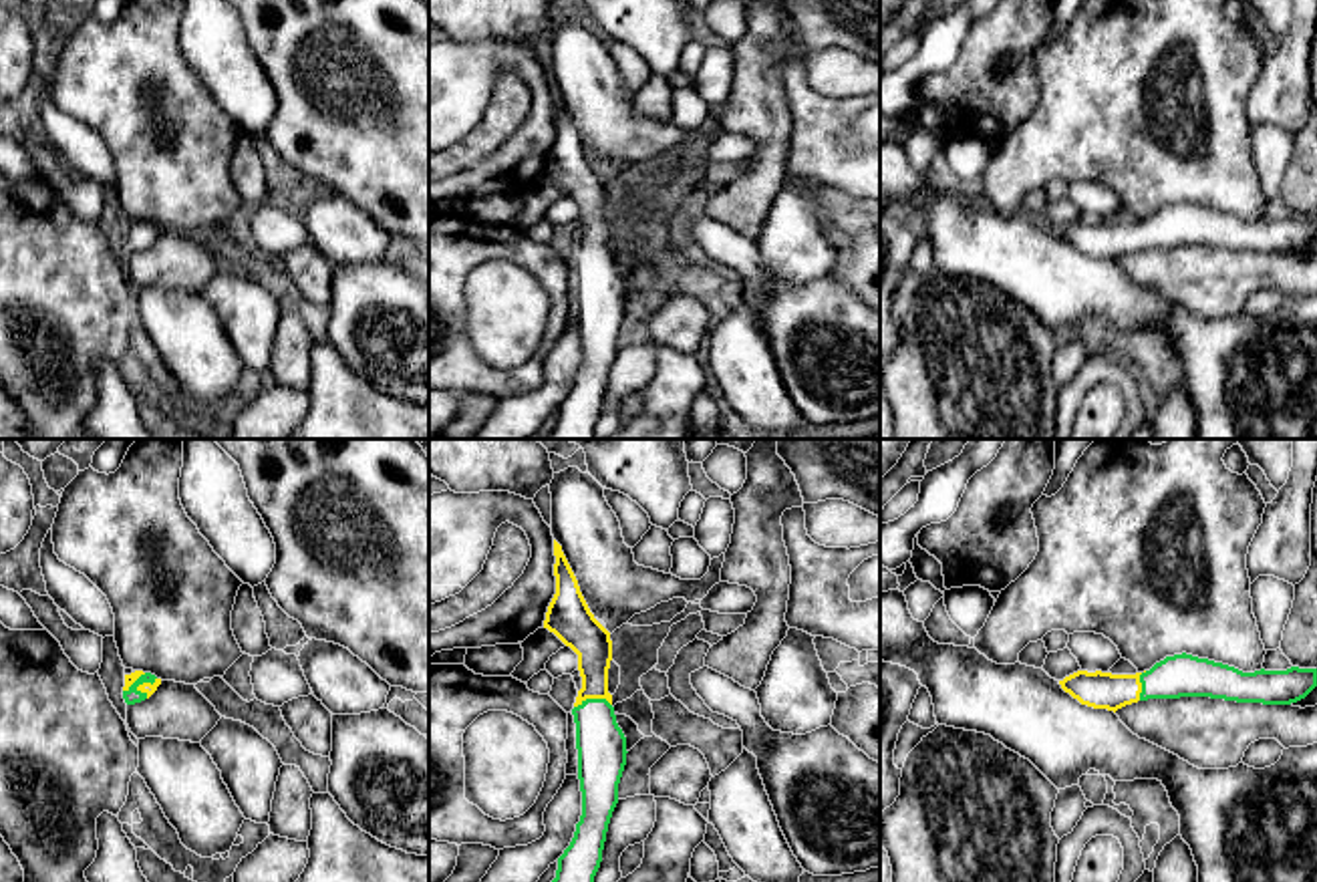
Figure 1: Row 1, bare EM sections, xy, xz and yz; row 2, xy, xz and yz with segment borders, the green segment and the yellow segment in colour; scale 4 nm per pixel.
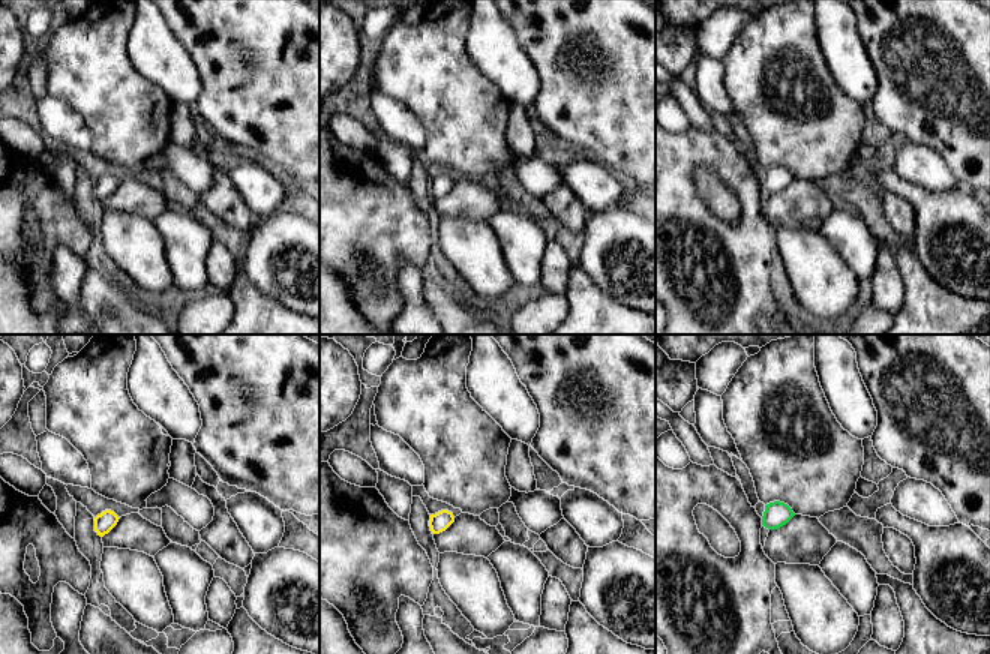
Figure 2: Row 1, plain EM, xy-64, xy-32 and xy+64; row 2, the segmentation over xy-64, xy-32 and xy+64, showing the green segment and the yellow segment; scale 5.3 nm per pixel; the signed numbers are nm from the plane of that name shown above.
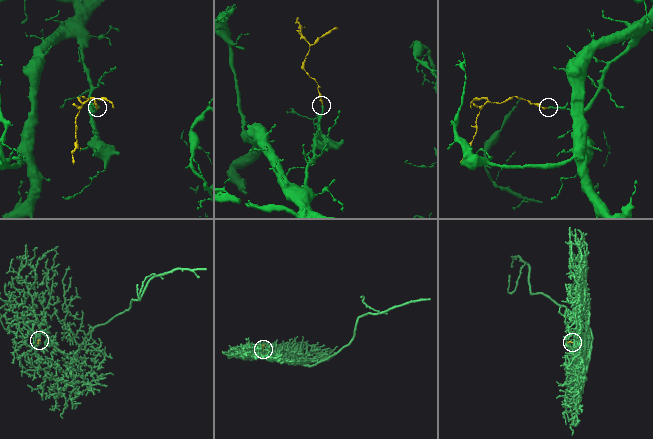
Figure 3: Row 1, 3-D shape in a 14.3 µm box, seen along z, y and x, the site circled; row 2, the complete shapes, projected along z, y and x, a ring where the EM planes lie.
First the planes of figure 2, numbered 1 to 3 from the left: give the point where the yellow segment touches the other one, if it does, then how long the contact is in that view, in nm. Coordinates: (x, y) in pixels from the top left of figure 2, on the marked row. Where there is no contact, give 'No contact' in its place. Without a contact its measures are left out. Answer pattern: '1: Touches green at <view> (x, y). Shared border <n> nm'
1: No contact
2: No contact
3: No contact

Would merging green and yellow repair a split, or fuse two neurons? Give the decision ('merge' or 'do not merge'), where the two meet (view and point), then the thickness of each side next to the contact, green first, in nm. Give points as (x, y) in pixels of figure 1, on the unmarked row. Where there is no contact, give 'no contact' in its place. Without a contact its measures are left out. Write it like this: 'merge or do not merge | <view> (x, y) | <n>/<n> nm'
merge | xz (593, 248) | 200/160 nm

